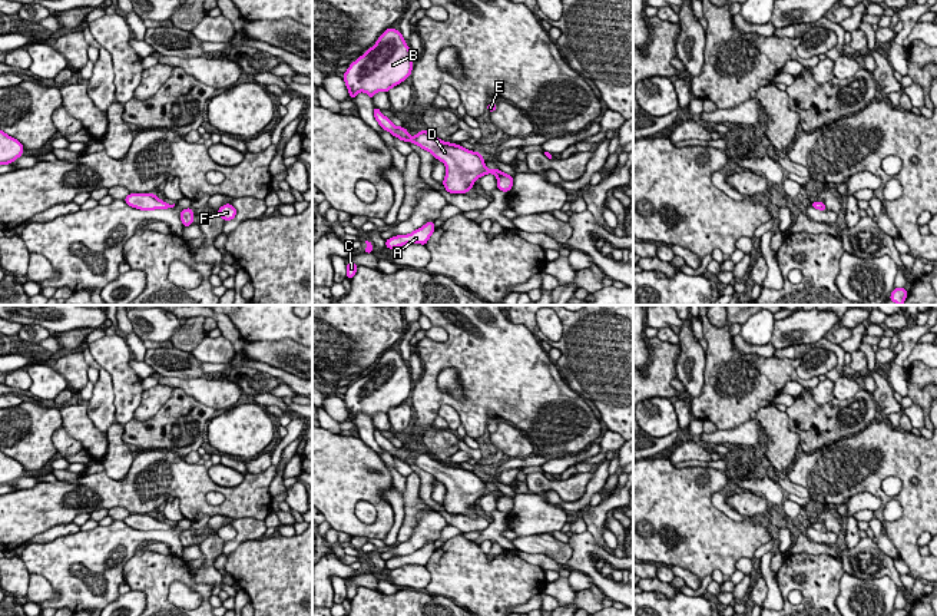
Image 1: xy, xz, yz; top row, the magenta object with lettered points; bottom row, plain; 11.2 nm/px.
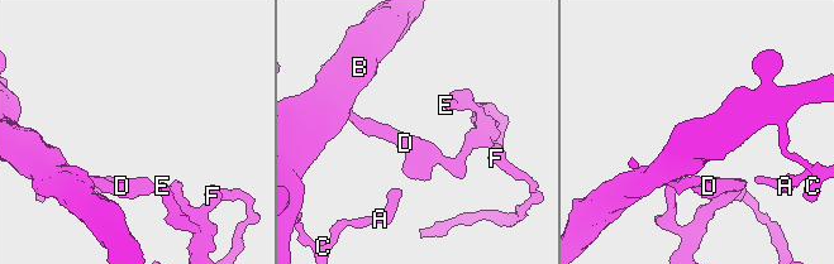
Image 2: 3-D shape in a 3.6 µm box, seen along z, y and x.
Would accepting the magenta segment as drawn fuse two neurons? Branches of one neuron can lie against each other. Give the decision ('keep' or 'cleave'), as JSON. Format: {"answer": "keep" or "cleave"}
{"answer": "keep"}

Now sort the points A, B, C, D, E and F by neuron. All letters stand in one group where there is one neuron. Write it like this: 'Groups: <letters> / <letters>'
Groups: A B C D E F

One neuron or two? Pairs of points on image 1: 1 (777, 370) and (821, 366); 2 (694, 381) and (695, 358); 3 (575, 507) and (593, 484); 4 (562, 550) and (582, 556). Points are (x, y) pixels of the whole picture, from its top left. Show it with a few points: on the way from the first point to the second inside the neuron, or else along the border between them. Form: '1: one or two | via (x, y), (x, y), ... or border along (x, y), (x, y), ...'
1: two | border along (800, 360), (797, 374), (803, 378), (817, 377)
2: one | via (694, 376), (694, 364)
3: one | via (580, 503), (590, 490)
4: two | border along (569, 543), (572, 556), (565, 563)

